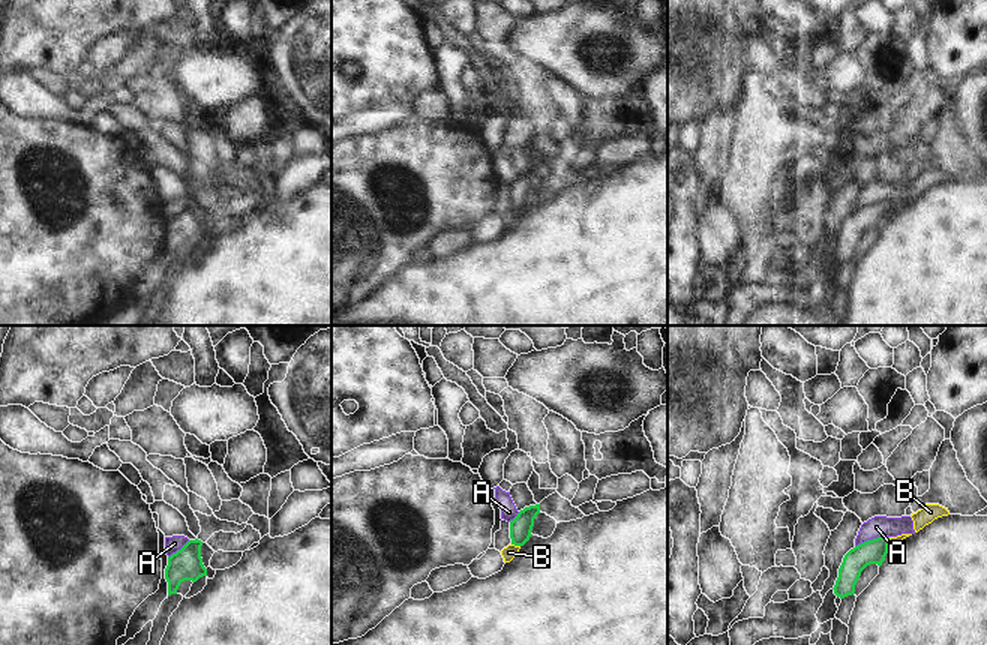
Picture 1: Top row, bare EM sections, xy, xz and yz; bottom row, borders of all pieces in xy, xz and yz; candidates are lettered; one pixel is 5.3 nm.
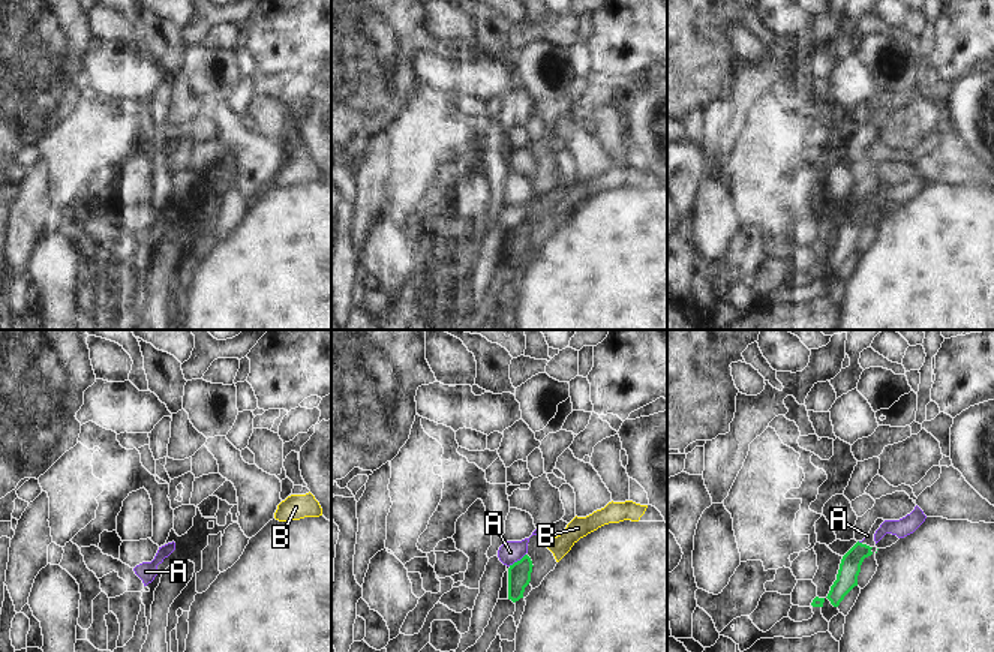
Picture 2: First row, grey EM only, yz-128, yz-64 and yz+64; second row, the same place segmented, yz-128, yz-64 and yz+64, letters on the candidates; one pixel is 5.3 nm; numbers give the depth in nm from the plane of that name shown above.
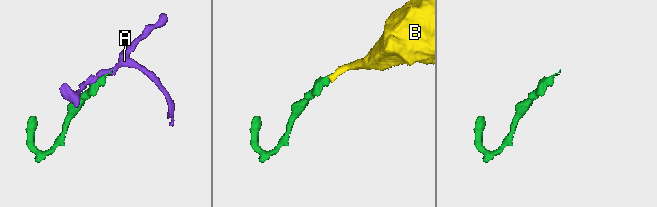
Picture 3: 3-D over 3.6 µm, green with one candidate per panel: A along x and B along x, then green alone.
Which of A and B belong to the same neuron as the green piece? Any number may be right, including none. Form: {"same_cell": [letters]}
{"same_cell": ["B"]}

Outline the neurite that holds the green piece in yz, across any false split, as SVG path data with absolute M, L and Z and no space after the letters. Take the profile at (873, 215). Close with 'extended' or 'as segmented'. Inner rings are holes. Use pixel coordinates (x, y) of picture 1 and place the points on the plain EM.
M902 198L897 201L882 200L850 213L838 232L838 242L832 252L834 258L840 262L855 258L855 249L861 236L870 228L878 228L880 231L888 214L909 200L912 198Z | extended

